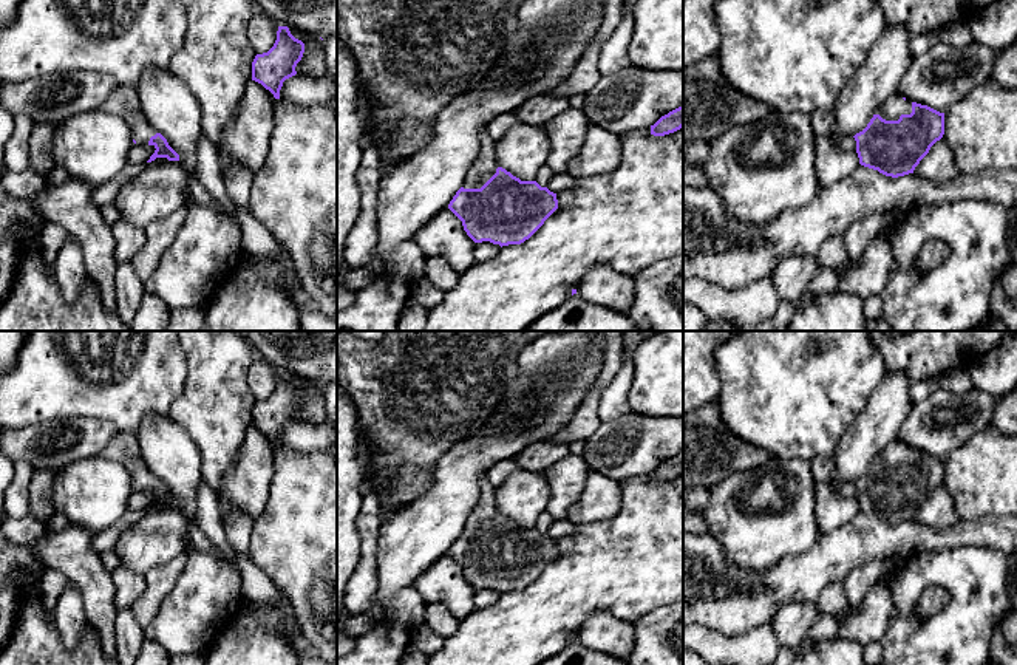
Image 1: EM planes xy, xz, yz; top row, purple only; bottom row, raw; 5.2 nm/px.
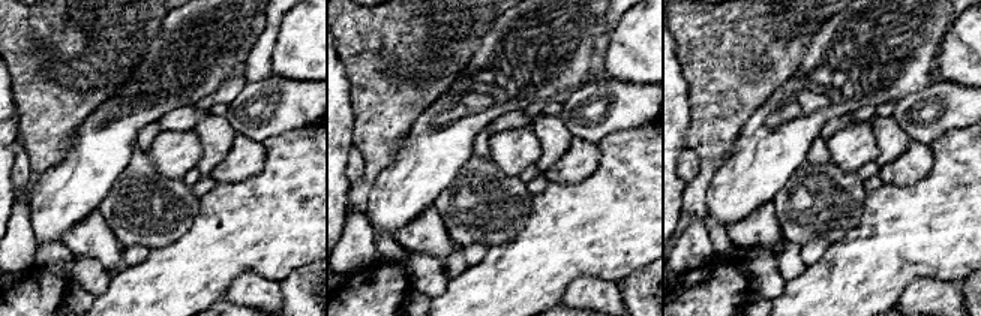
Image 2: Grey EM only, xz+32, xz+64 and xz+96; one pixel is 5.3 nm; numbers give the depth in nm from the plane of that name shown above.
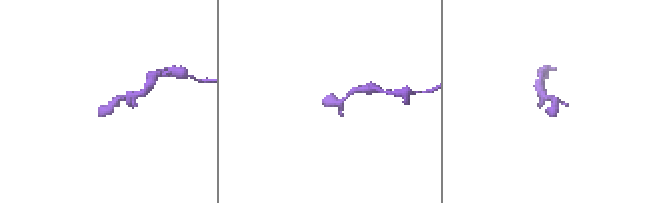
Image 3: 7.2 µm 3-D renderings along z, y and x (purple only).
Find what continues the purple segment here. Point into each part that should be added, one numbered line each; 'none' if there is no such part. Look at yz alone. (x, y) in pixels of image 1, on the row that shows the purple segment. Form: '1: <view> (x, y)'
1: yz (895, 105)

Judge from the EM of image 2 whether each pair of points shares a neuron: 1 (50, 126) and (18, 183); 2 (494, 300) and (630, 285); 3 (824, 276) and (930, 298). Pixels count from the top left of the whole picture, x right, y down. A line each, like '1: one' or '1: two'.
1: two
2: two
3: two

